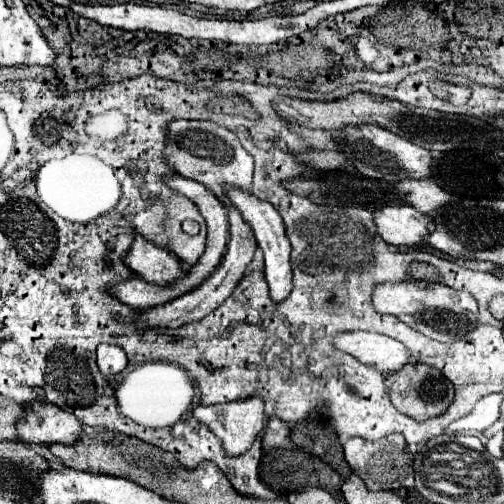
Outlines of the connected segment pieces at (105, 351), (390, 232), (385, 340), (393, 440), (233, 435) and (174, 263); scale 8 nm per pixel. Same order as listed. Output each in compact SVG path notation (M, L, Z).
M101 344L97 348L97 364L105 376L115 376L125 370L127 366L127 356L121 346L113 344Z
M409 204L383 206L373 212L373 222L379 236L393 246L419 246L423 236L435 228L423 212Z
M341 332L333 338L333 346L383 374L409 362L409 350L399 340L377 332Z
M397 432L397 434L389 434L377 442L369 442L363 438L349 438L343 446L345 450L345 458L351 466L351 470L367 484L371 486L371 490L397 490L403 486L403 480L407 478L407 474L413 472L411 464L413 464L413 456L407 450L407 442L405 438Z
M251 396L219 406L219 418L225 428L221 436L229 456L239 456L251 448L255 436L263 430L263 398Z
M135 234L131 250L125 254L123 260L125 266L131 268L131 272L157 286L175 284L187 274L187 268L183 268L183 262L177 254L145 240L141 234Z

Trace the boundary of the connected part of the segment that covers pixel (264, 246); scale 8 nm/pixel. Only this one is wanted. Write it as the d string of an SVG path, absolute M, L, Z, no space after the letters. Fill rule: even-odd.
M227 188L227 198L241 212L243 220L247 220L247 224L251 226L251 230L255 234L257 246L265 254L265 280L269 284L271 300L275 304L283 302L293 290L293 270L291 270L291 262L289 262L291 244L289 244L287 236L285 236L285 228L283 228L283 220L279 216L279 212L271 204L267 204L265 200L259 200L251 192L245 192L241 188Z

